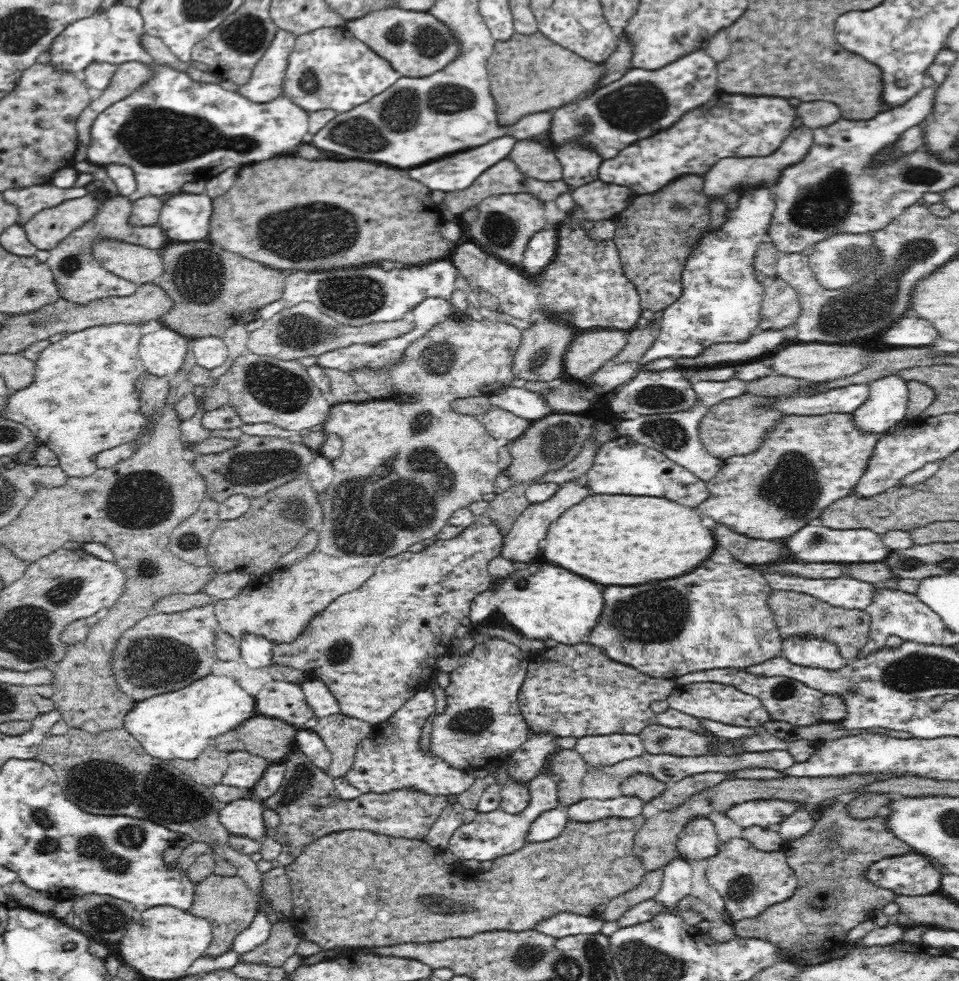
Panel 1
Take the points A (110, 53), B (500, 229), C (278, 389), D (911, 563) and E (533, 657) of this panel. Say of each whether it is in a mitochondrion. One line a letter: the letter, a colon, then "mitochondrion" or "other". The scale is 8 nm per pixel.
A: other
B: mitochondrion
C: mitochondrion
D: mitochondrion
E: other

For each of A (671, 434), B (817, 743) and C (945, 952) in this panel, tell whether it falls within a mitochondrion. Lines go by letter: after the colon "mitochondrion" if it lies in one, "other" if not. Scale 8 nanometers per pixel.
A: mitochondrion
B: other
C: other

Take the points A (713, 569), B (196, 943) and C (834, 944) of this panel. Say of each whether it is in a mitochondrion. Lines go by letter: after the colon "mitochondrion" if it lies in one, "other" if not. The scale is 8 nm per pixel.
A: other
B: other
C: other

